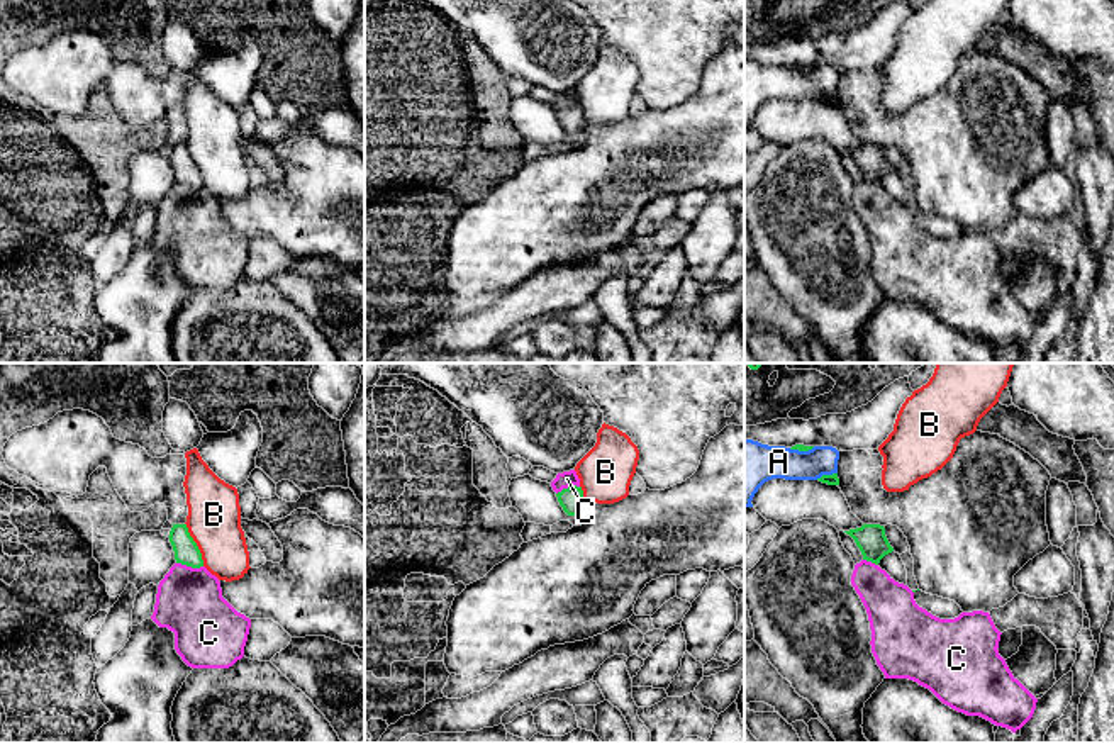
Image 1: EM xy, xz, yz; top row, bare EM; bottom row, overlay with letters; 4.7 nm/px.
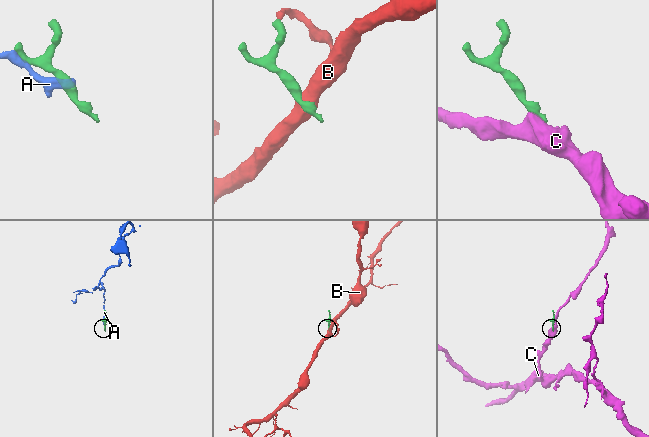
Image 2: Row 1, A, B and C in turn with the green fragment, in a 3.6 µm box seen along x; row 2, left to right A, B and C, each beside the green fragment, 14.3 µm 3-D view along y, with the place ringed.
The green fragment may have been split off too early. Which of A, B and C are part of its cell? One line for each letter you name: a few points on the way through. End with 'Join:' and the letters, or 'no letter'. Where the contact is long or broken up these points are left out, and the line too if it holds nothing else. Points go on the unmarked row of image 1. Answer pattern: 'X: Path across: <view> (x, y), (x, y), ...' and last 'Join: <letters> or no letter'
C: Path across: xy (187, 172), (190, 185), (189, 223)
Join: C

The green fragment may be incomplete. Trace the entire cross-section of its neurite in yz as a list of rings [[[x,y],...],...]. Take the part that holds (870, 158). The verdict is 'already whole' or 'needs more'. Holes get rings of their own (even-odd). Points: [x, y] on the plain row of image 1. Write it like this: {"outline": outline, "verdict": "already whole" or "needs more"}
{"outline": [[[863,144],[844,151],[860,168],[863,180],[855,185],[851,205],[860,215],[870,241],[872,273],[885,299],[909,299],[929,309],[943,324],[966,336],[980,336],[995,346],[1016,353],[1034,334],[1038,319],[1012,295],[999,275],[1000,251],[989,232],[961,232],[955,239],[939,239],[919,227],[914,212],[895,202],[878,187],[892,173],[885,148]]], "verdict": "needs more"}

